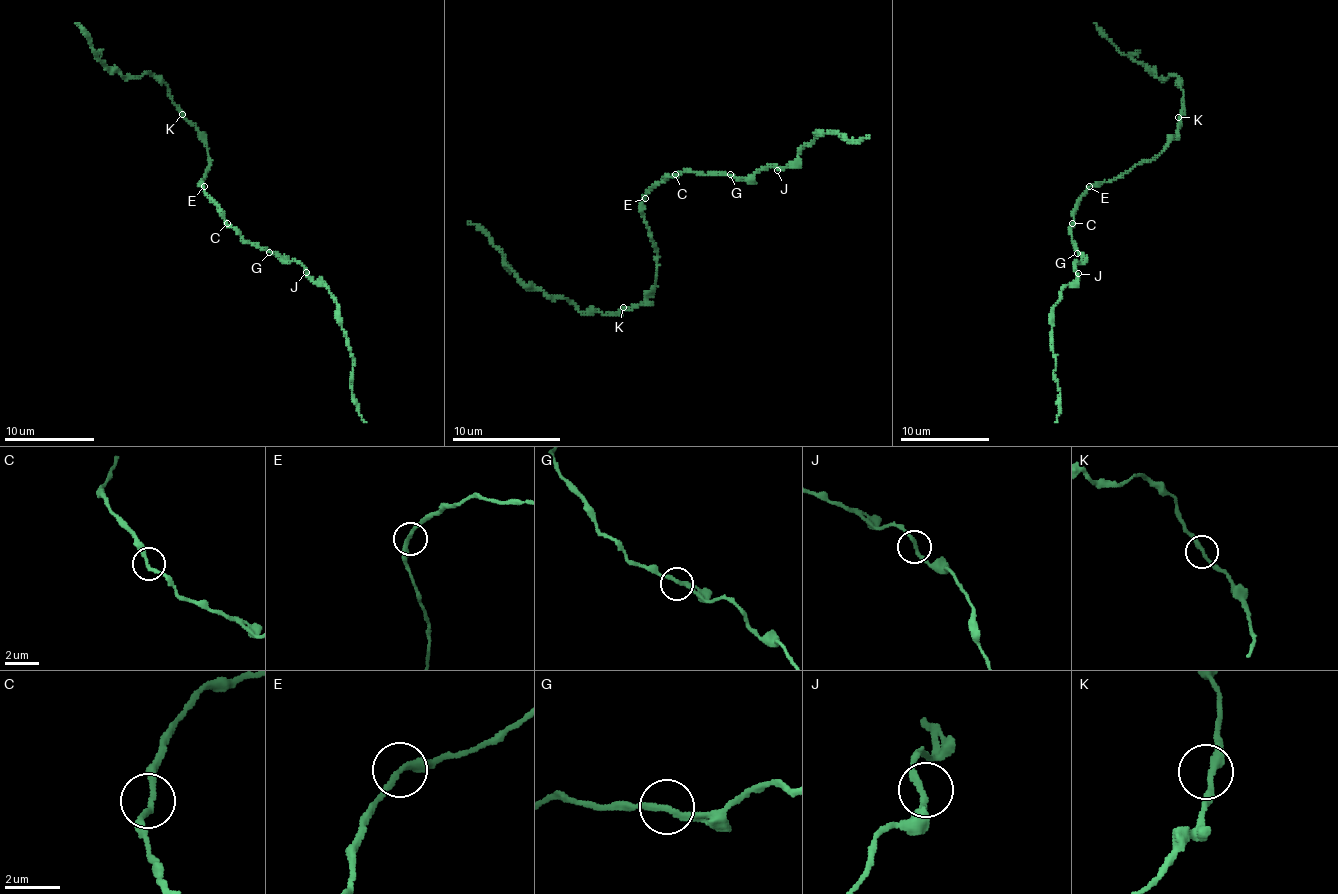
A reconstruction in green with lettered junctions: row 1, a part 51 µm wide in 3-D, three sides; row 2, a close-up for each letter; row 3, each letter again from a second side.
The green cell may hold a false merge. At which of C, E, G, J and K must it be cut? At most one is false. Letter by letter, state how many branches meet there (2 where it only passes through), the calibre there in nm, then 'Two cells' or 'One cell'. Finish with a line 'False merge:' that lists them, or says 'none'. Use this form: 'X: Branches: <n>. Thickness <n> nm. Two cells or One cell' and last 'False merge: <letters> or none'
C: Branches: 2. Thickness 200 nm. One cell
E: Branches: 2. Thickness 240 nm. One cell
G: Branches: 2. Thickness 240 nm. One cell
J: Branches: 2. Thickness 240 nm. One cell
K: Branches: 2. Thickness 240 nm. One cell
False merge: none

